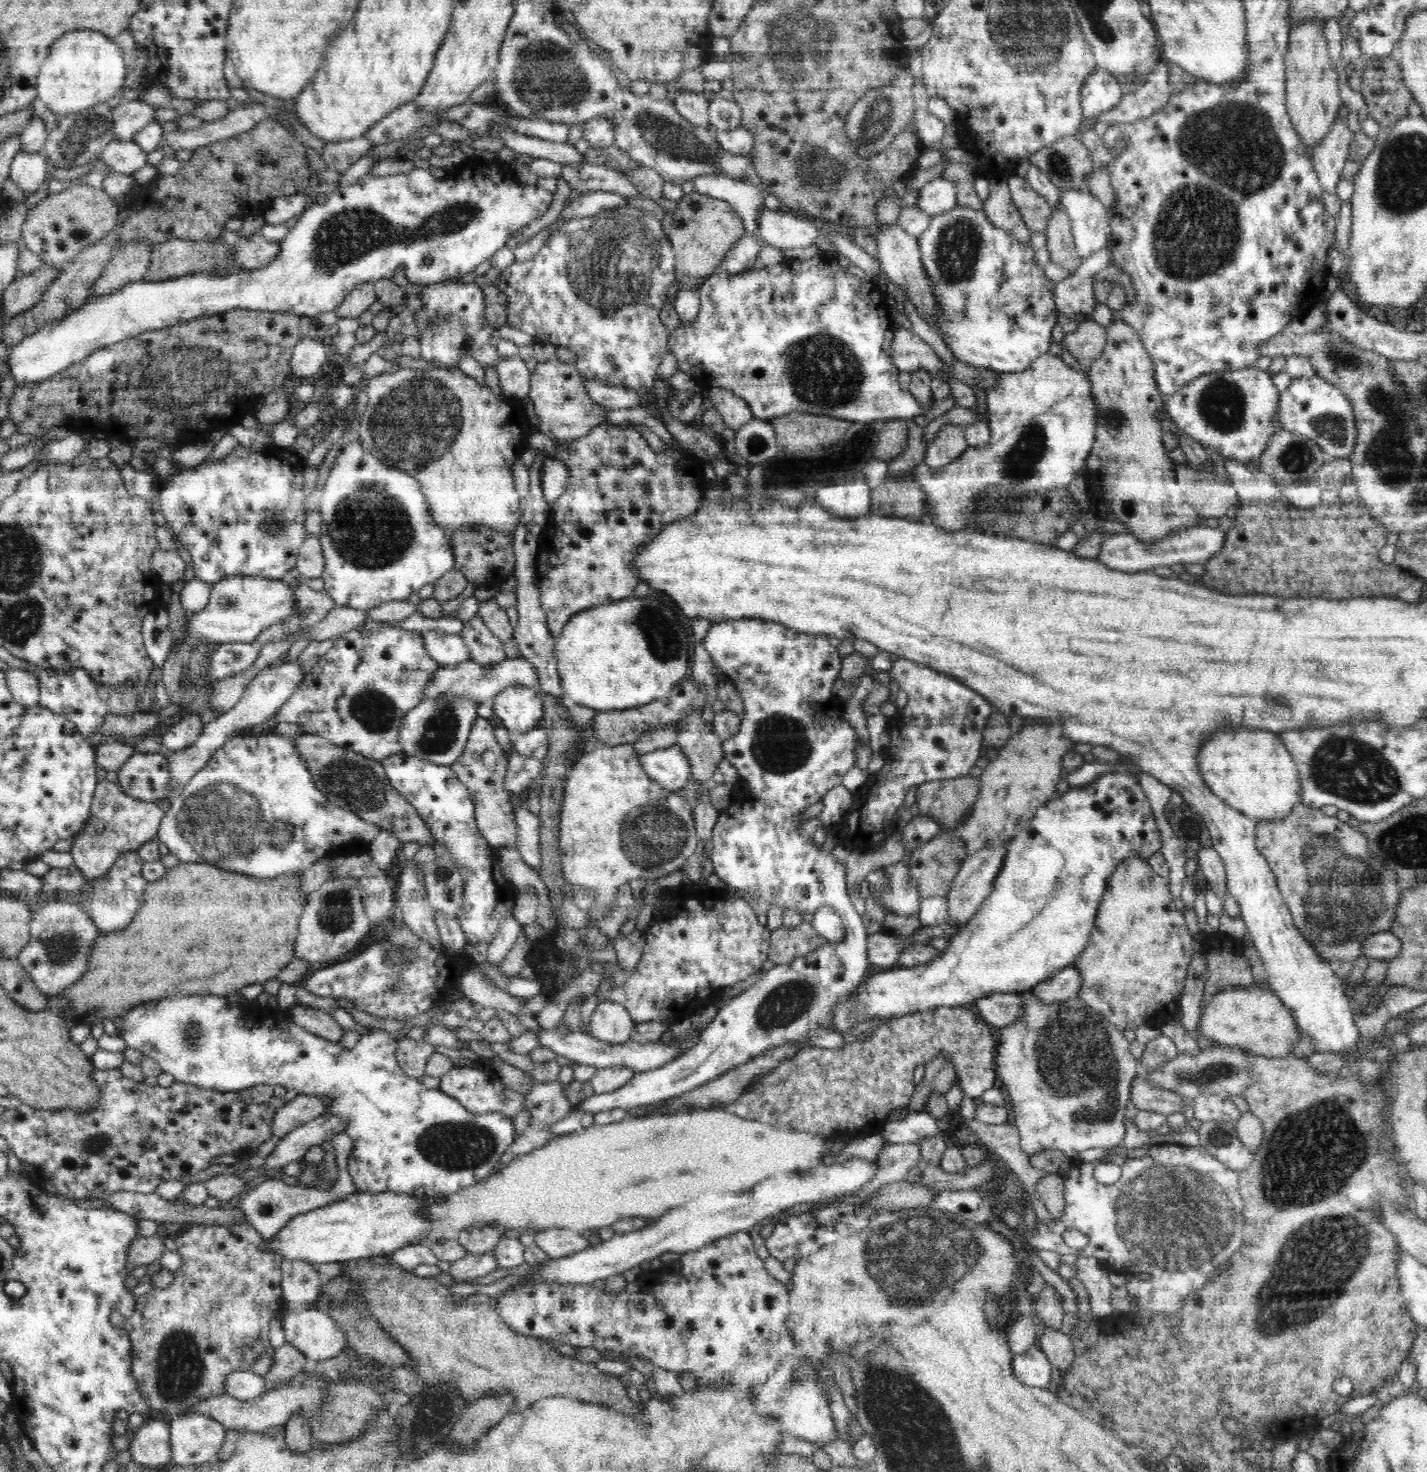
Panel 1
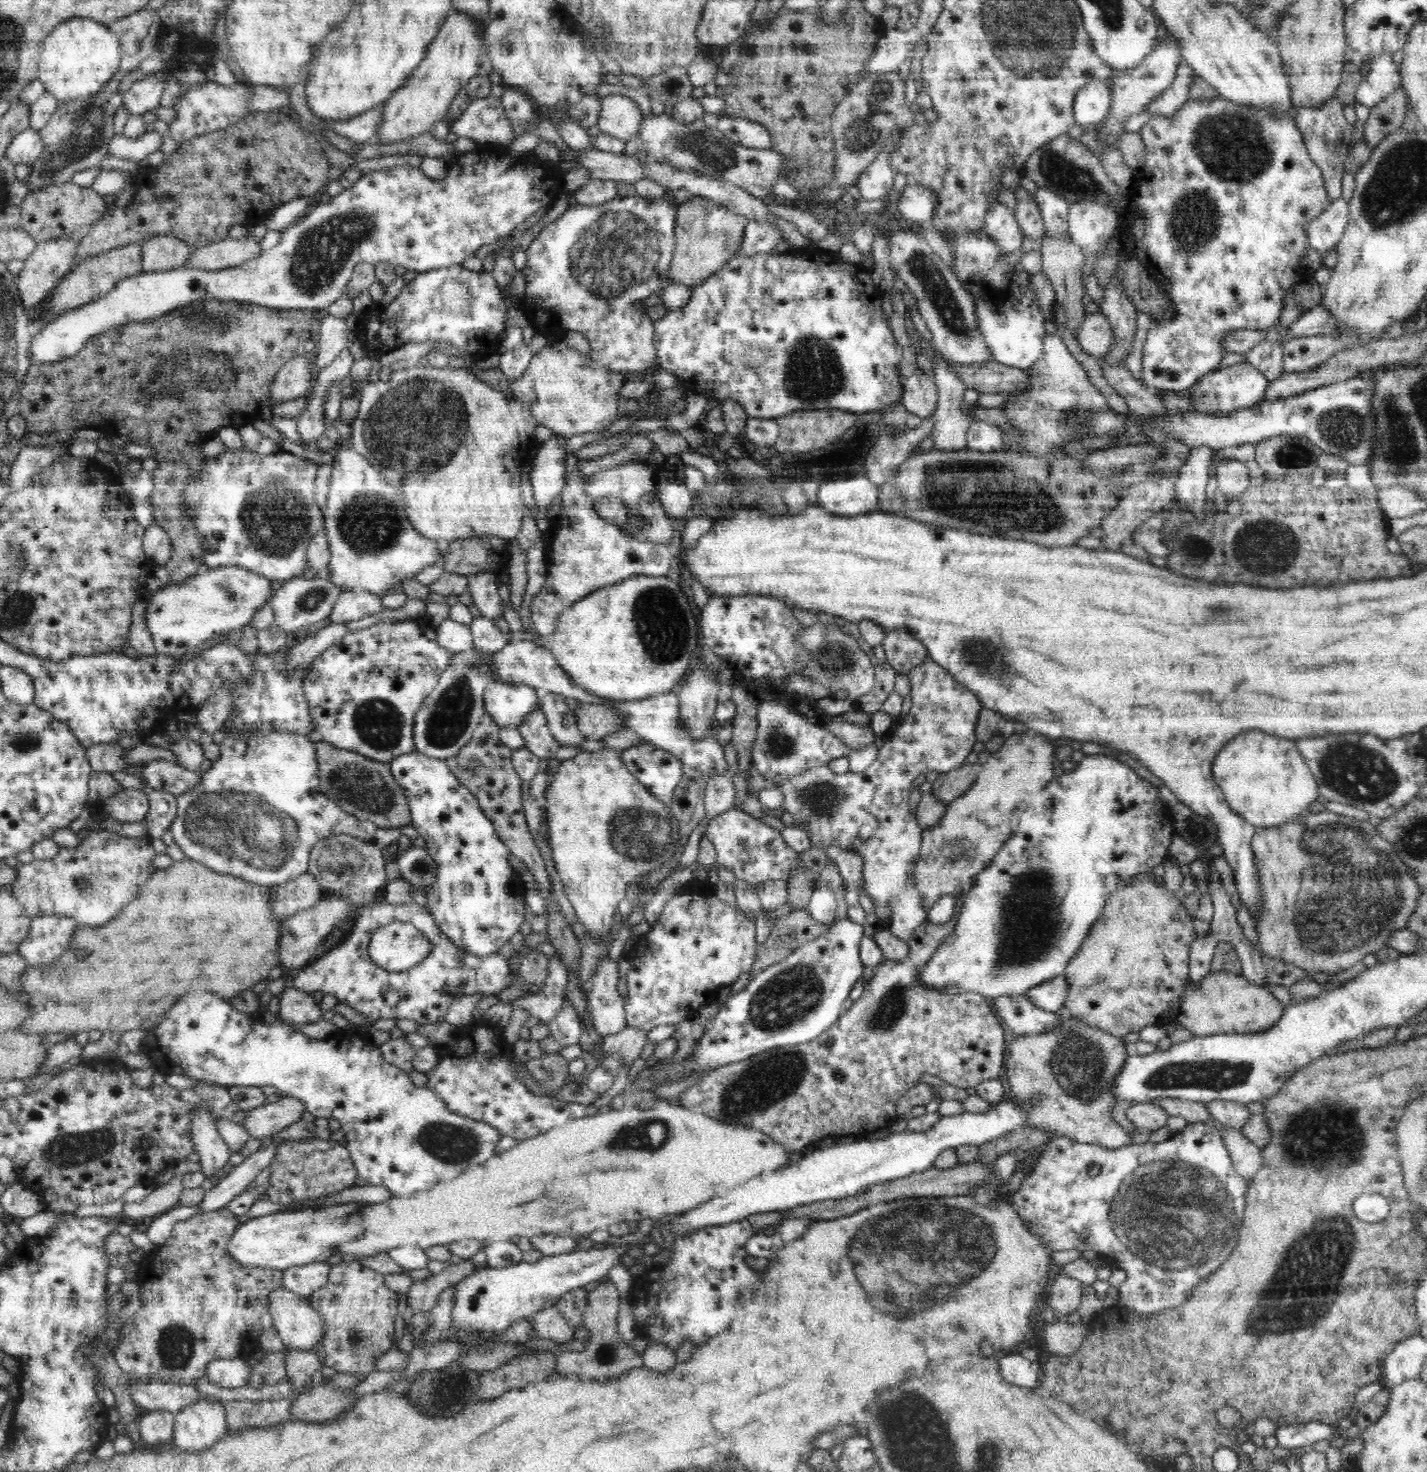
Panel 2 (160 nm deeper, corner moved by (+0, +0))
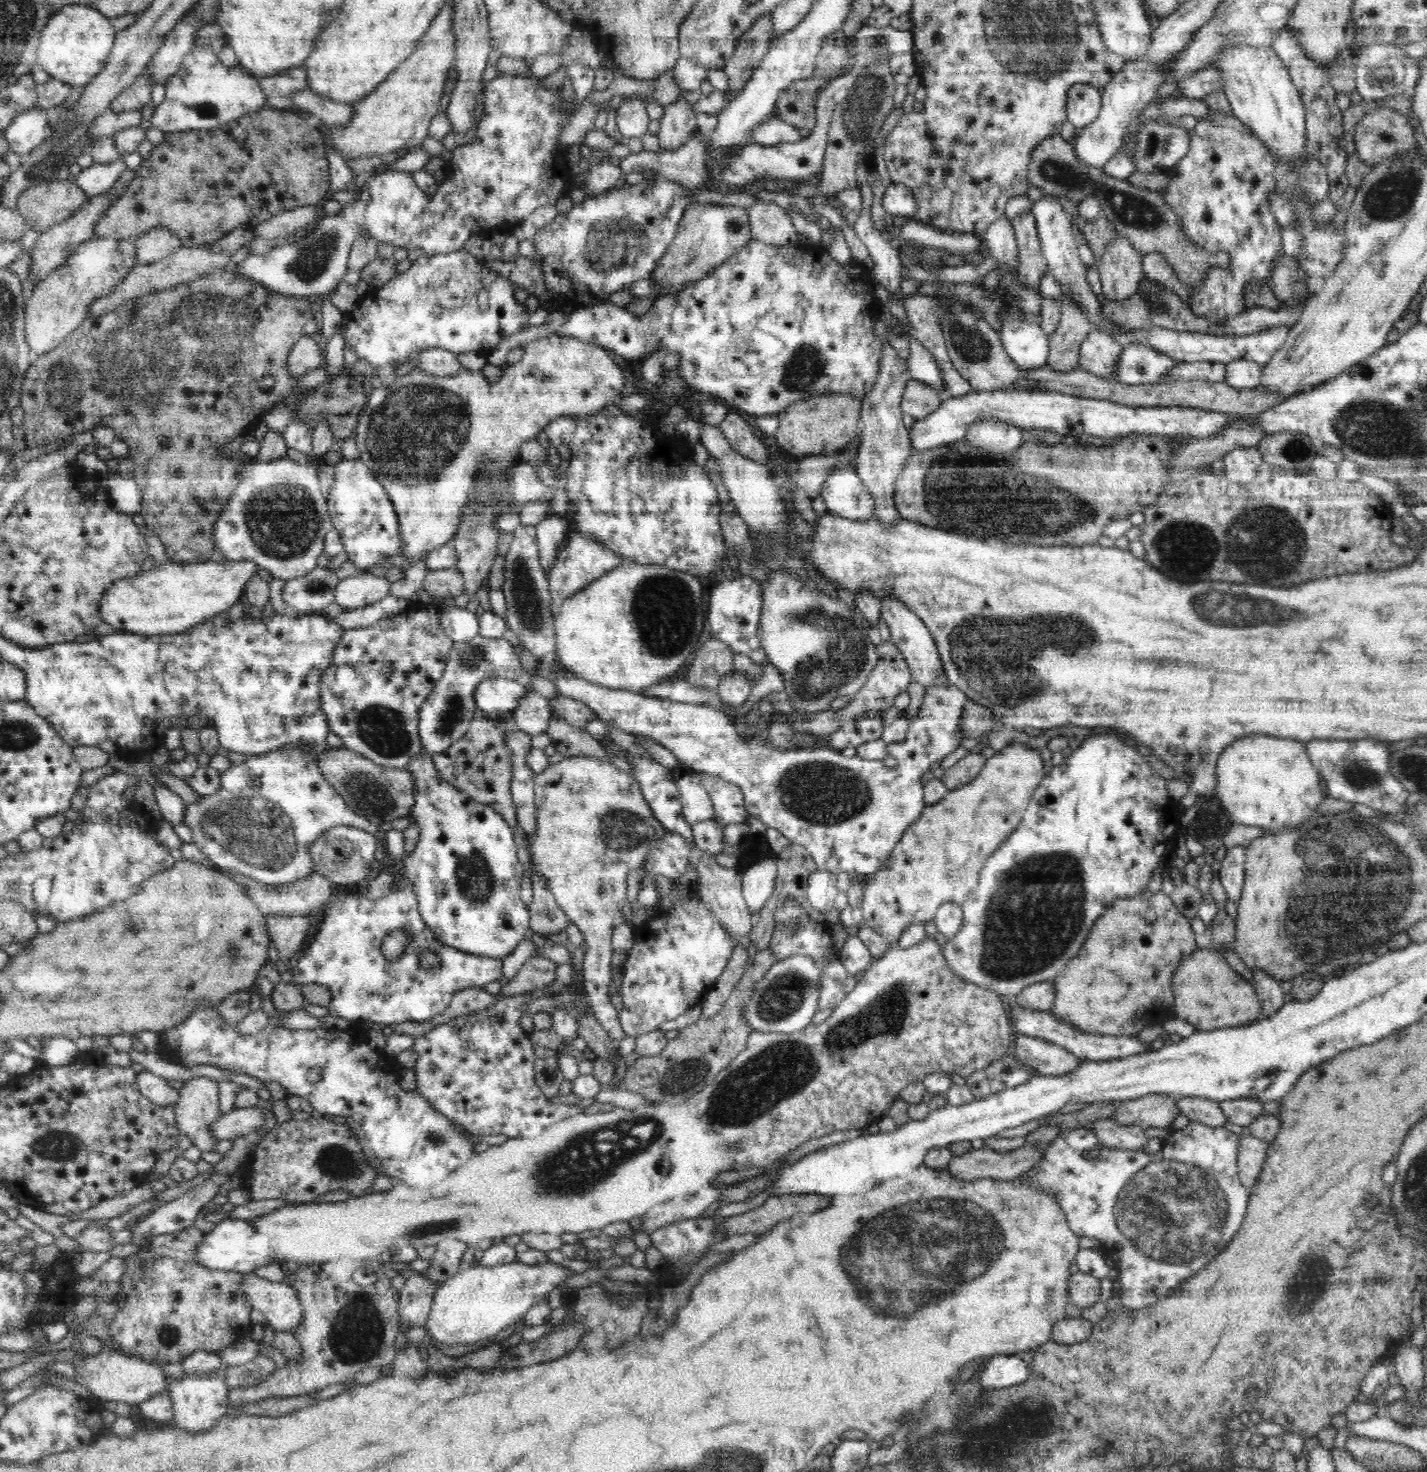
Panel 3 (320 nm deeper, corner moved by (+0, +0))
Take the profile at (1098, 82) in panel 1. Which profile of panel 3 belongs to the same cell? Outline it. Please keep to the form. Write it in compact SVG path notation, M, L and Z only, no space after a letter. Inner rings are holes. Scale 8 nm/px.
M1075 85L1069 91L1065 113L1068 122L1078 131L1088 126L1100 114L1102 94L1098 89L1091 85Z

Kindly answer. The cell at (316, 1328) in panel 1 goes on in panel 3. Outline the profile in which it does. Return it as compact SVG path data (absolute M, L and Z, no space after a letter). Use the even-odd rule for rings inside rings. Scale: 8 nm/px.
M245 1273L239 1282L245 1299L266 1316L275 1331L294 1332L303 1319L303 1310L296 1290L286 1282L272 1282L252 1273Z

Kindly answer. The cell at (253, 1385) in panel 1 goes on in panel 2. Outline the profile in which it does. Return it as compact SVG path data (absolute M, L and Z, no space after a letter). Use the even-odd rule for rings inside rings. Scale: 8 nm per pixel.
M214 1359L208 1362L204 1378L220 1388L240 1388L247 1385L249 1370L245 1359Z

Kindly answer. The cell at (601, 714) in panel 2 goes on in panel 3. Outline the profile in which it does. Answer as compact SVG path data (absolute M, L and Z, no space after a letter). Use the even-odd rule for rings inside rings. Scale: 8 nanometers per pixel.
M558 694L548 701L551 715L556 715L572 727L582 729L588 721L597 719L594 710L581 700Z

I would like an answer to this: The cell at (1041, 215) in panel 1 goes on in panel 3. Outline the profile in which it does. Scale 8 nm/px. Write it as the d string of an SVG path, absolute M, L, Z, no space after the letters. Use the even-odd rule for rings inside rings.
M1024 210L1011 219L1011 223L1016 232L1016 243L1019 250L1016 281L1040 293L1040 278L1048 270L1046 259L1042 254L1035 216L1030 210Z

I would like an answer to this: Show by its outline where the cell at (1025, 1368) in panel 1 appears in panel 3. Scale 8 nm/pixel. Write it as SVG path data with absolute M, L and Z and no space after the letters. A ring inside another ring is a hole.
M1018 1354L994 1355L983 1360L977 1381L986 1389L1002 1389L1025 1381L1029 1364Z

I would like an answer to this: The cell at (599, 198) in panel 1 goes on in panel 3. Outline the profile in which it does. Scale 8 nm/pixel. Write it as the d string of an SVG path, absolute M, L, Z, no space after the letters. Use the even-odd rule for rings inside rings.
M607 161L593 165L588 178L583 184L583 190L579 188L571 192L574 201L579 202L582 200L583 193L589 198L607 193L612 190L612 188L615 188L616 182L618 182L622 176L624 176L624 172L622 172L620 165L608 163Z

